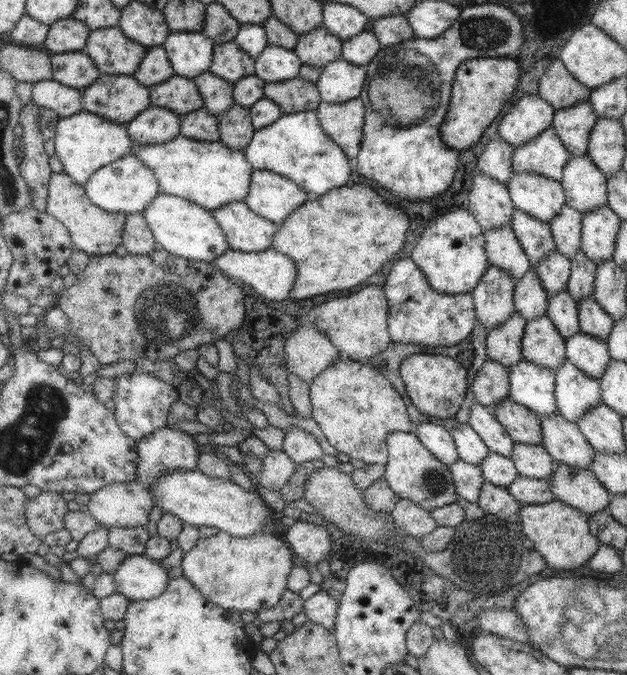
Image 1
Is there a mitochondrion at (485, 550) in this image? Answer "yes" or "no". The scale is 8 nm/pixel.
yes

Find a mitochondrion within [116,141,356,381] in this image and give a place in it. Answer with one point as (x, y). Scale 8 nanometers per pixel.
(165, 314)

